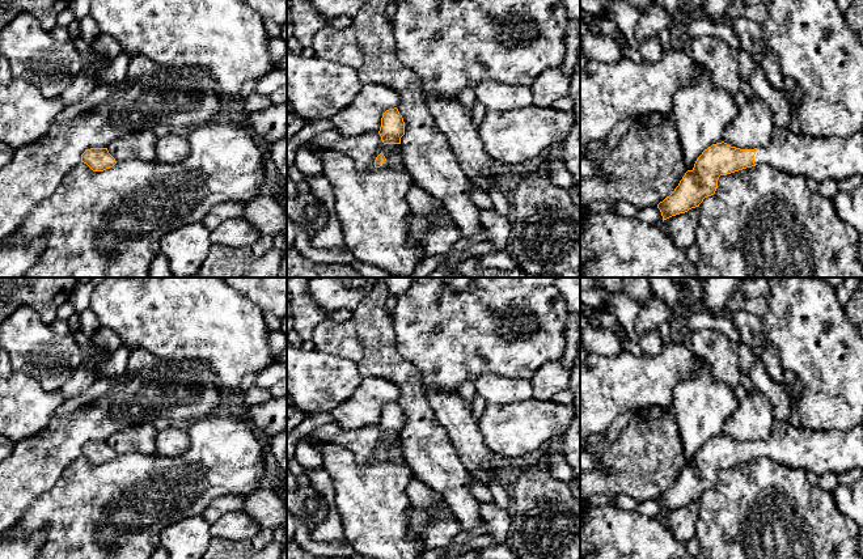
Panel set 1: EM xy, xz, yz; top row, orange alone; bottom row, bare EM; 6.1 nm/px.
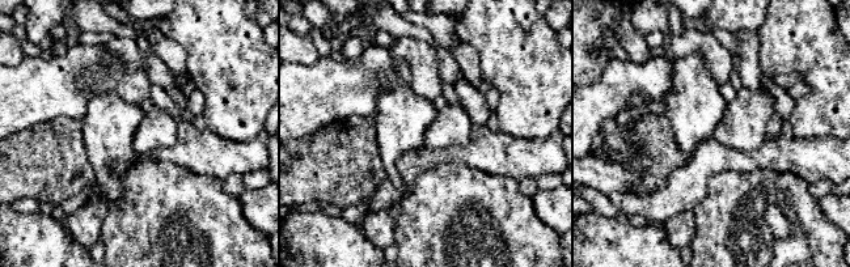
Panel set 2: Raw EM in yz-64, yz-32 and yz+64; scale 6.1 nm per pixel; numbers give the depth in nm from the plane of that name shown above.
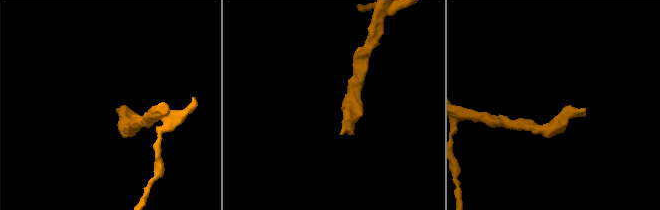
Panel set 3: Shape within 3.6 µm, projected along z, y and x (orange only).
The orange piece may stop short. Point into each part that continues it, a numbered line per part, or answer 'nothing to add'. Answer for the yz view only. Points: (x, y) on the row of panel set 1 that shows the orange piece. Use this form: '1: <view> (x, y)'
1: yz (819, 159)

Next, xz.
1: xz (371, 206)

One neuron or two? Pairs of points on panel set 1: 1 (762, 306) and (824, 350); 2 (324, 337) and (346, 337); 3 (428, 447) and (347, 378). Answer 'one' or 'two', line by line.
1: two
2: one
3: two

